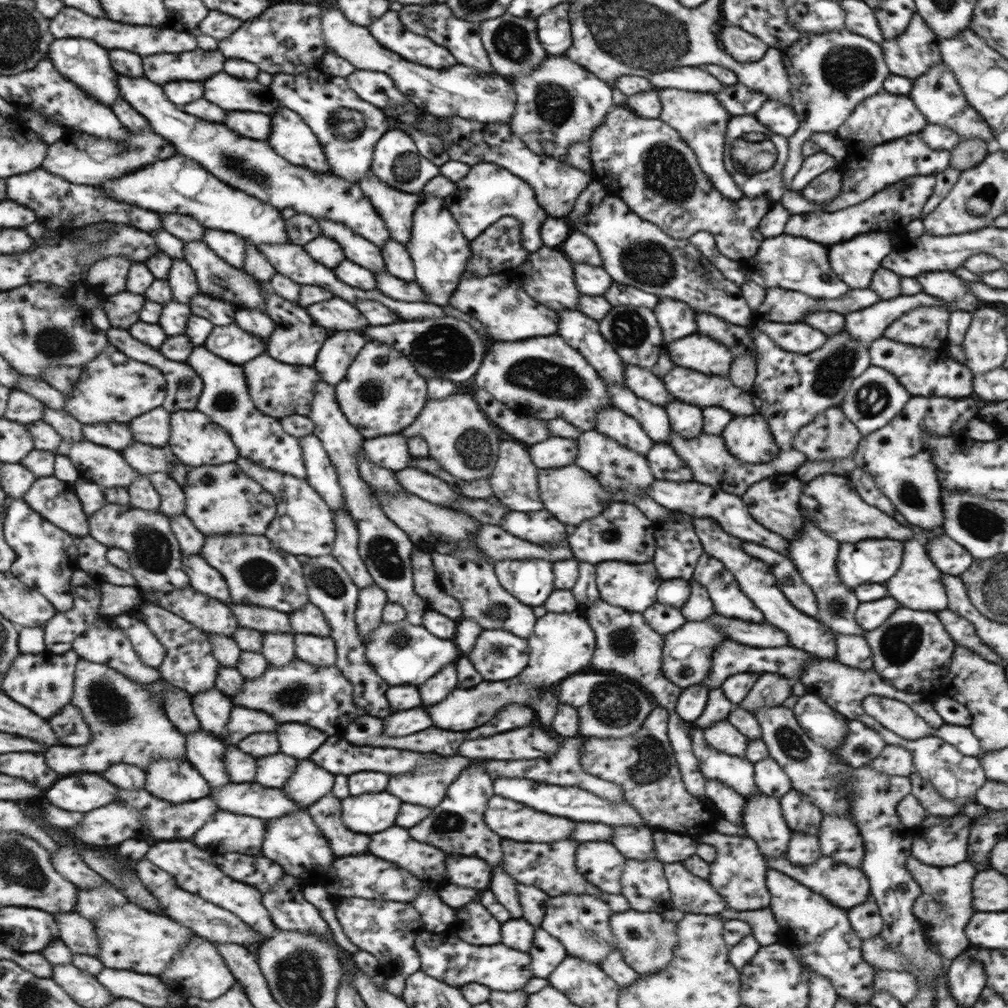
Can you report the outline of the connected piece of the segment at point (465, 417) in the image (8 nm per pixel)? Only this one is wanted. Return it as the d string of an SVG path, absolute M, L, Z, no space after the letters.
M451 394L440 400L426 401L424 408L413 424L401 430L399 434L403 434L407 438L421 436L427 442L430 457L441 464L446 472L452 473L452 476L460 480L472 482L492 474L499 458L499 444L502 442L502 438L498 436L498 428L494 426L496 428L496 434L494 434L494 428L490 426L491 422L484 416L485 414L480 410L478 404L472 400L470 394Z

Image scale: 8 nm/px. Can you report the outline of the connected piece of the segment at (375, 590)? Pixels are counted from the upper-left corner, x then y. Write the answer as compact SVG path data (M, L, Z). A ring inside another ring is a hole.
M376 583L359 591L355 623L361 638L366 638L383 620L386 593Z

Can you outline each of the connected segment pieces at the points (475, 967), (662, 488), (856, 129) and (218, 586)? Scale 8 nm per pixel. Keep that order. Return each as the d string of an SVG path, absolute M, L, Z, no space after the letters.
M452 928L442 934L424 930L415 941L416 952L421 960L421 971L428 976L454 987L477 982L492 991L502 992L522 991L530 977L534 977L530 968L531 958L527 952L514 950L502 943L492 946L468 944L452 932Z
M655 479L649 490L647 490L647 494L657 503L664 506L664 508L689 514L693 518L712 518L718 520L718 524L720 524L720 526L724 528L724 532L728 532L730 536L736 536L736 538L740 538L740 540L744 540L744 542L756 542L756 544L760 546L772 548L774 552L789 556L788 541L783 536L778 536L775 532L766 530L764 526L758 524L758 522L750 516L750 512L748 512L748 508L746 508L746 504L742 502L741 497L732 496L732 494L728 494L728 492L722 492L719 488L716 490L716 488L712 488L707 484L700 484L694 480L676 482L674 480Z
M881 91L874 96L865 98L856 106L846 122L834 132L843 142L870 142L870 144L884 144L891 140L904 138L920 132L929 122L909 96L898 96Z
M182 555L182 561L190 577L189 585L194 590L226 604L231 602L226 579L201 555Z

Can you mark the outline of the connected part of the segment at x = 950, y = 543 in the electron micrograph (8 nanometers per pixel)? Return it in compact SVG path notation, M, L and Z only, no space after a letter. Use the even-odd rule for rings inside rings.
M945 534L924 543L932 562L946 575L961 576L975 561L973 556L956 541Z

